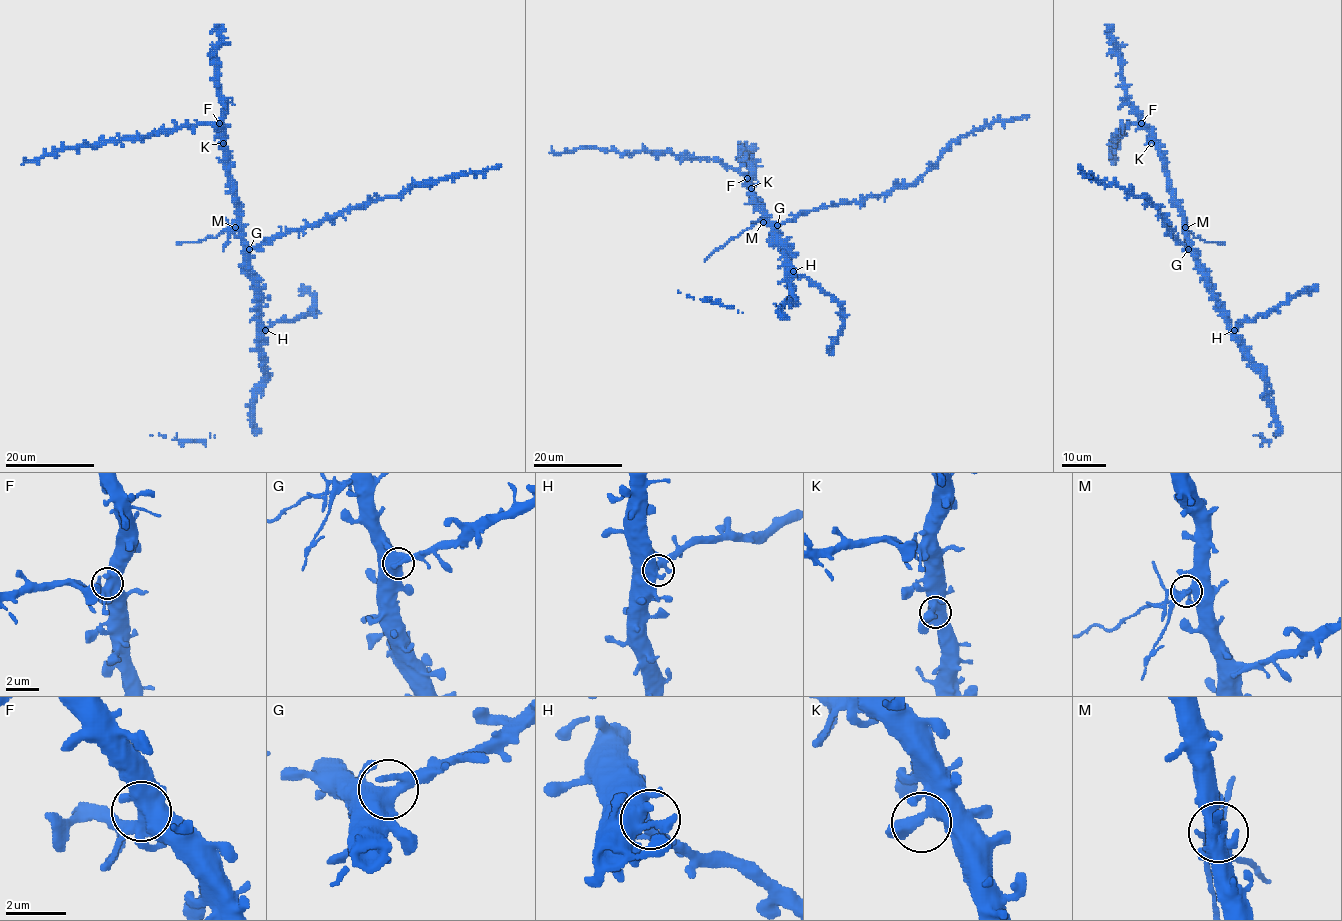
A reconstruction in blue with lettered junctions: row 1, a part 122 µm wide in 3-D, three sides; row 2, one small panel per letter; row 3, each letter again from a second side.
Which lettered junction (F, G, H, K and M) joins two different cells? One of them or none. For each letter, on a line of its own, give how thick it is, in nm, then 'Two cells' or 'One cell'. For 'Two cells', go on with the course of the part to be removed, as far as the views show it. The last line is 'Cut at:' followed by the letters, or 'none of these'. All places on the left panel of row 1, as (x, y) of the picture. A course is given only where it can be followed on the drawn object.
F: Thickness 500 nm. One cell
G: Thickness 480 nm. One cell
H: Thickness 440 nm. One cell
K: Thickness 360 nm. One cell
M: Thickness 380 nm. Two cells. Course of the part to remove: (235, 227), (214, 237), (176, 244)
Cut at: M

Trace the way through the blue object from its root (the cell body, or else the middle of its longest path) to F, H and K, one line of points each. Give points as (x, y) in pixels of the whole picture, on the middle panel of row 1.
F: (768, 220), (756, 204), (753, 185), (747, 178)
H: (768, 220), (784, 242), (785, 259), (793, 271)
K: (768, 220), (756, 204), (751, 188)

